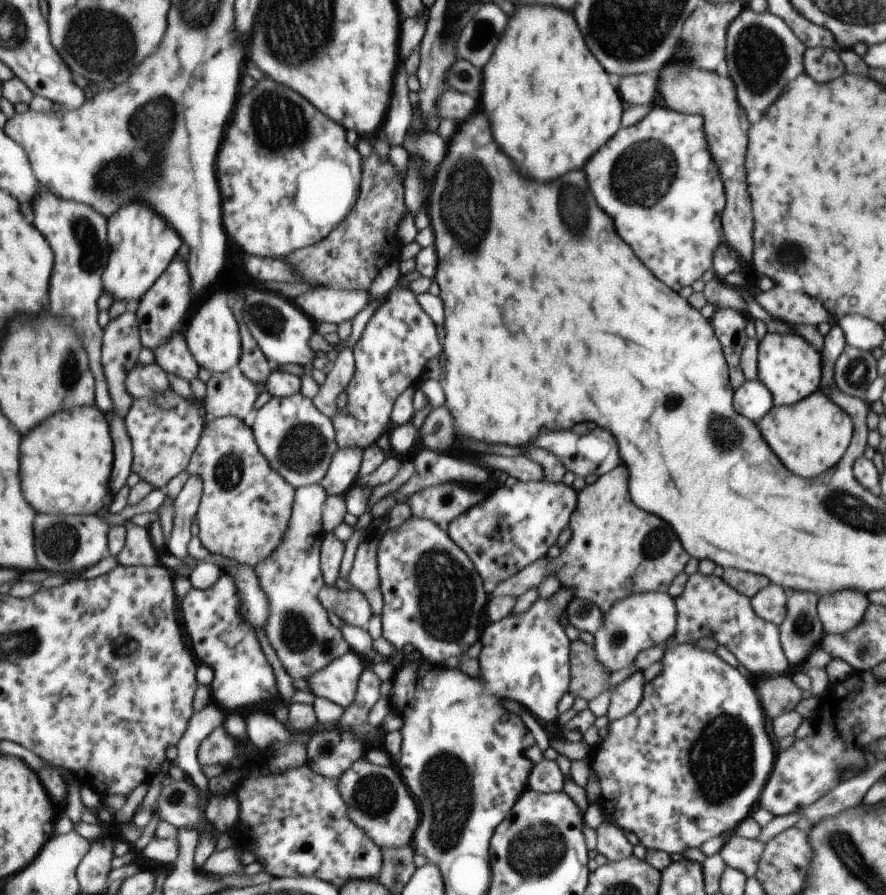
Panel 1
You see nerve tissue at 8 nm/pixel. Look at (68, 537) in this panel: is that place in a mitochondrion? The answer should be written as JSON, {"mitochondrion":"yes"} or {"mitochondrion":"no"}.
{"mitochondrion":"yes"}

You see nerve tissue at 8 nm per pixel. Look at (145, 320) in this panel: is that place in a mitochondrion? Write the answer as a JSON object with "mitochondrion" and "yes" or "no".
{"mitochondrion":"no"}

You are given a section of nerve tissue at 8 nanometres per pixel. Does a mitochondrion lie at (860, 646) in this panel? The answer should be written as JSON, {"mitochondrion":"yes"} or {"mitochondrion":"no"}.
{"mitochondrion":"yes"}

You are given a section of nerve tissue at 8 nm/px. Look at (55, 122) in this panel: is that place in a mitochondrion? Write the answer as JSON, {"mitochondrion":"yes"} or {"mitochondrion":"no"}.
{"mitochondrion":"no"}

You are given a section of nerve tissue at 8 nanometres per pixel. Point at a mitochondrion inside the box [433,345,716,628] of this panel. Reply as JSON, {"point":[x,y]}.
{"point":[651,548]}

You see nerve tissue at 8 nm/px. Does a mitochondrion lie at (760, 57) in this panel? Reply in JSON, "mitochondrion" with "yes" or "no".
{"mitochondrion":"yes"}

